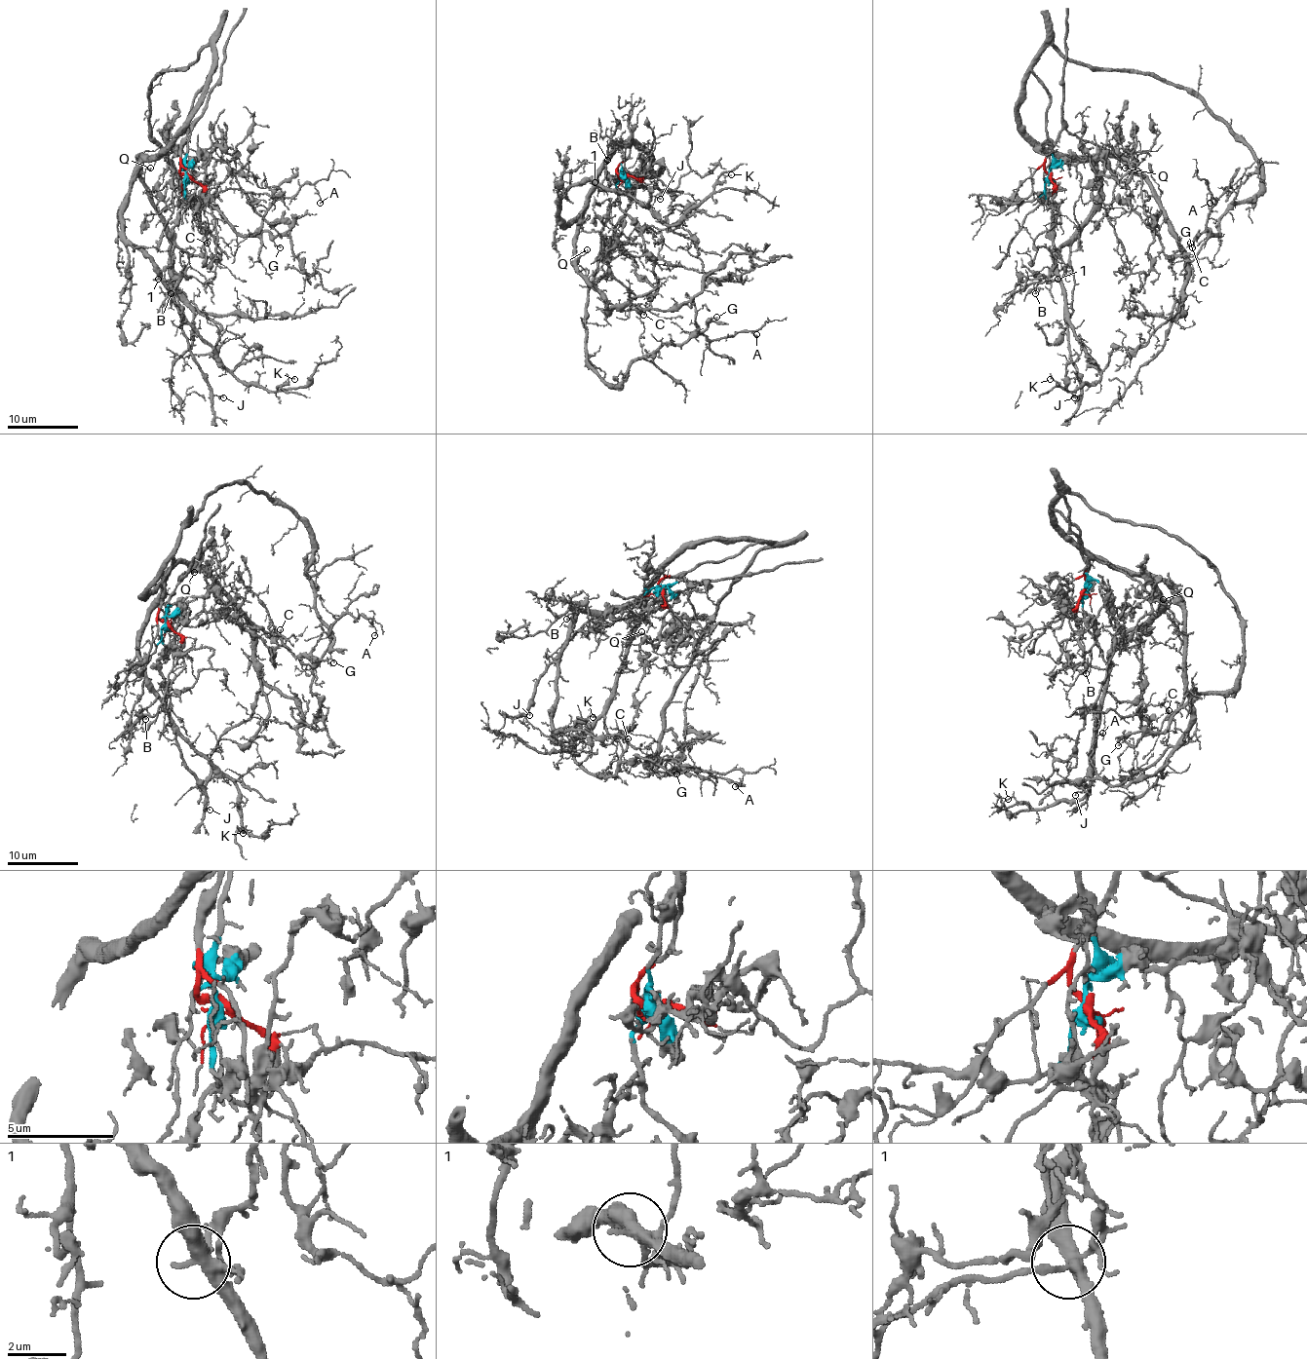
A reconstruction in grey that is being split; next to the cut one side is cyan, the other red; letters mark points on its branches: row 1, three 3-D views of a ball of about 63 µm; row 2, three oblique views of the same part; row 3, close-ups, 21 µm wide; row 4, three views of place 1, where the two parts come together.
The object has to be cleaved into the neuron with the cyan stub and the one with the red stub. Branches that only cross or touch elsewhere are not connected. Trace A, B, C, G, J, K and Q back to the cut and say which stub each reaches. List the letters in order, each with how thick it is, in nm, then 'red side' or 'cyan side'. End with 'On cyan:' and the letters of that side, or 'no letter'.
A: 100 nm | red side
B: 130 nm | red side
C: 140 nm | cyan side
G: 130 nm | red side
J: 110 nm | red side
K: 80 nm | red side
Q: 130 nm | red side
On cyan: C

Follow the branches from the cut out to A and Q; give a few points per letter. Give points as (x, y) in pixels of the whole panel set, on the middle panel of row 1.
A: (624, 176), (650, 157), (589, 291), (587, 361), (617, 385), (696, 331), (756, 335)
Q: (624, 176), (617, 169), (631, 174), (646, 155), (635, 142), (600, 169), (576, 240), (580, 255), (587, 248)

